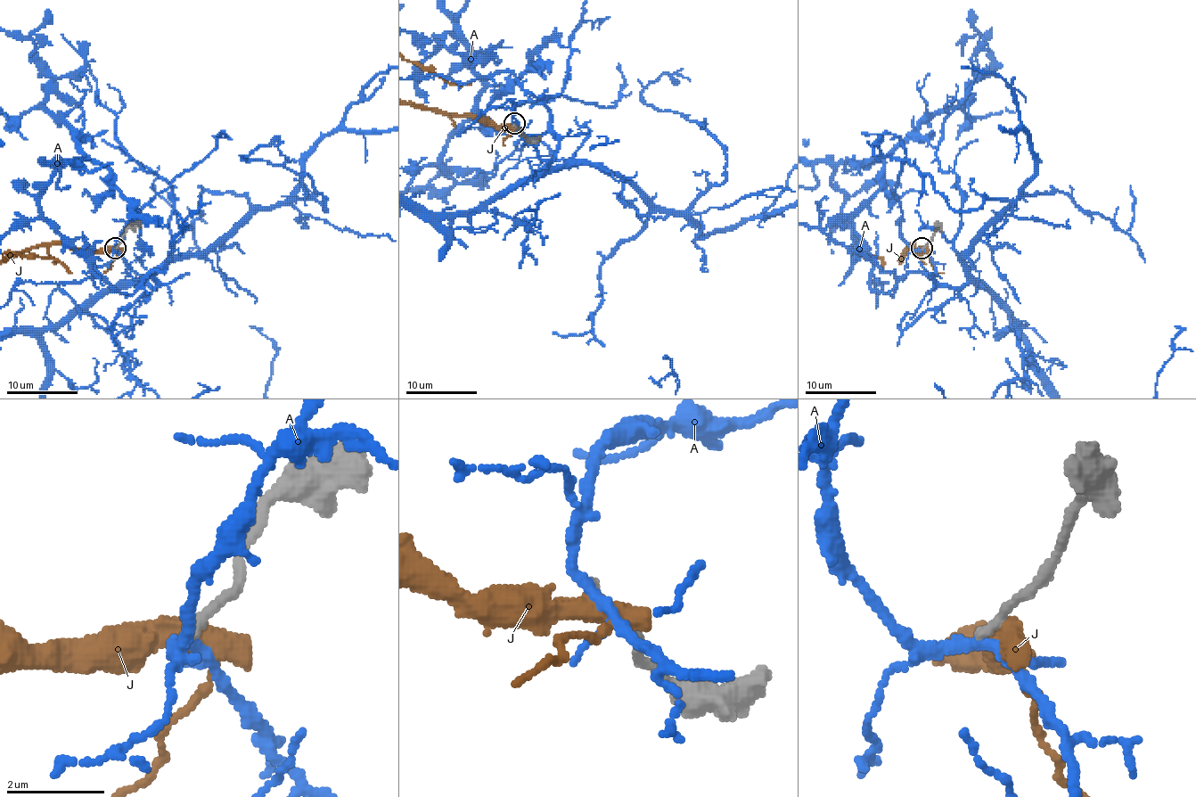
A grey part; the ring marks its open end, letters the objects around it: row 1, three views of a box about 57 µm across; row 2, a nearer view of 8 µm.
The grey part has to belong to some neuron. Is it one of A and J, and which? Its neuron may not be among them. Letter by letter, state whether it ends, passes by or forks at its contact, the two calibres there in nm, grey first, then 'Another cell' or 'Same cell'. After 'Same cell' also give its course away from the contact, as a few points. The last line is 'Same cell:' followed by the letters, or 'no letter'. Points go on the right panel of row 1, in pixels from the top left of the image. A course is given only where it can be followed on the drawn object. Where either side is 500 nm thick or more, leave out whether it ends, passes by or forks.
A: It forks there. Thickness 200 nm (grey) against 190 nm. Another cell
J: It forks there. Thickness 240 nm (grey) against 380 nm. Another cell
Same cell: no letter

